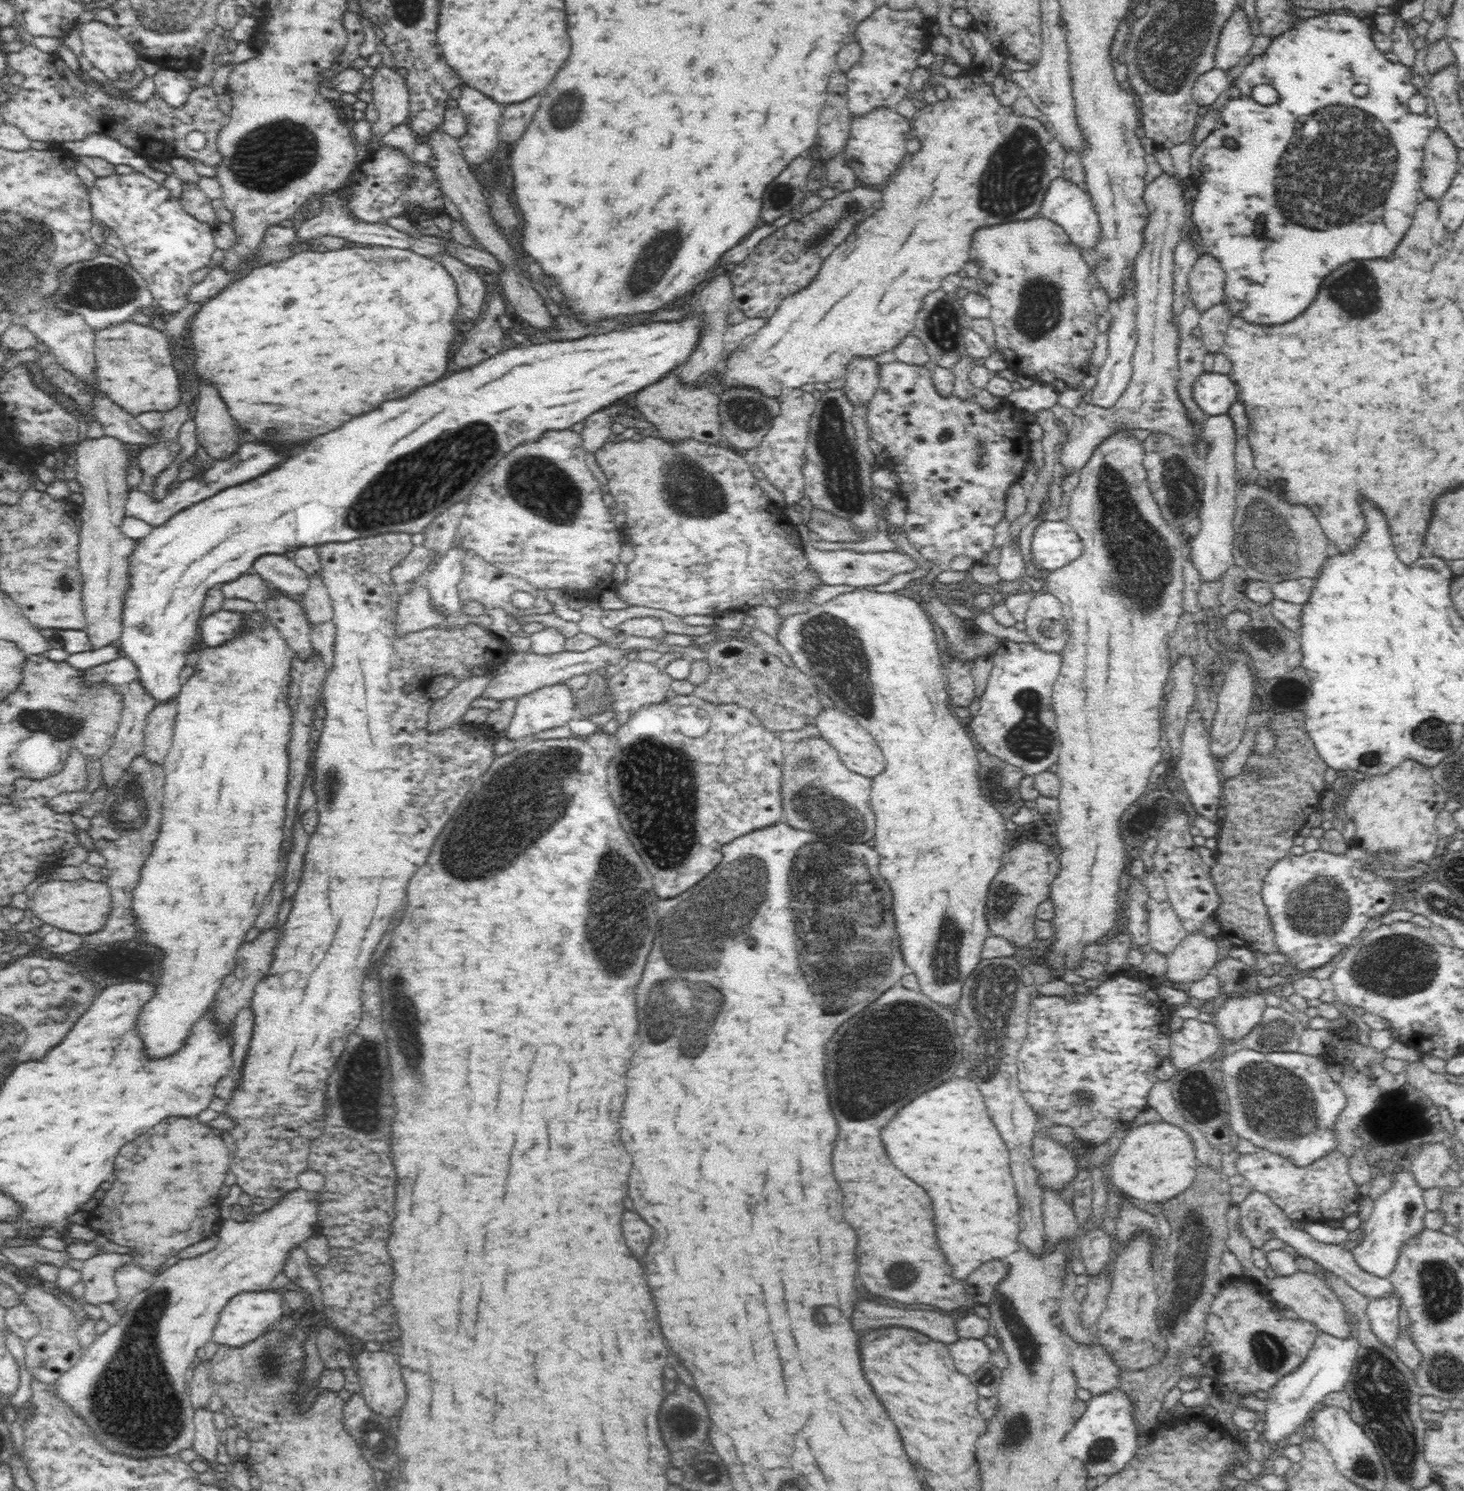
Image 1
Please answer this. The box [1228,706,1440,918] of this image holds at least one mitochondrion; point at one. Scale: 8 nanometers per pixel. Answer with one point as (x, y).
(1374, 753)

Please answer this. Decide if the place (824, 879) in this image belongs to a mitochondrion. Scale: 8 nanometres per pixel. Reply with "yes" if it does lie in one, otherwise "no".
yes

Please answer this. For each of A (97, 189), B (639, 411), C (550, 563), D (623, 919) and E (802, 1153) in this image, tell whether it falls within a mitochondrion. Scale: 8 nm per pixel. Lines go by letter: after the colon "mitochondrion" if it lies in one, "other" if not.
A: other
B: other
C: other
D: mitochondrion
E: other

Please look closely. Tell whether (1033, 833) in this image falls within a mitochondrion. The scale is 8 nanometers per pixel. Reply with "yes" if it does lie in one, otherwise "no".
no

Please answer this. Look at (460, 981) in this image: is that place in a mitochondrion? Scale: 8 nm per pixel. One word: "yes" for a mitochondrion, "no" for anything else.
no

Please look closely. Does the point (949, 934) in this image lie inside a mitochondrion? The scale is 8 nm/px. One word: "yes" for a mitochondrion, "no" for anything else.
yes

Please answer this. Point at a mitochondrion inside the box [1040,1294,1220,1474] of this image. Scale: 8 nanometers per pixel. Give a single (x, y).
(1100, 1451)

